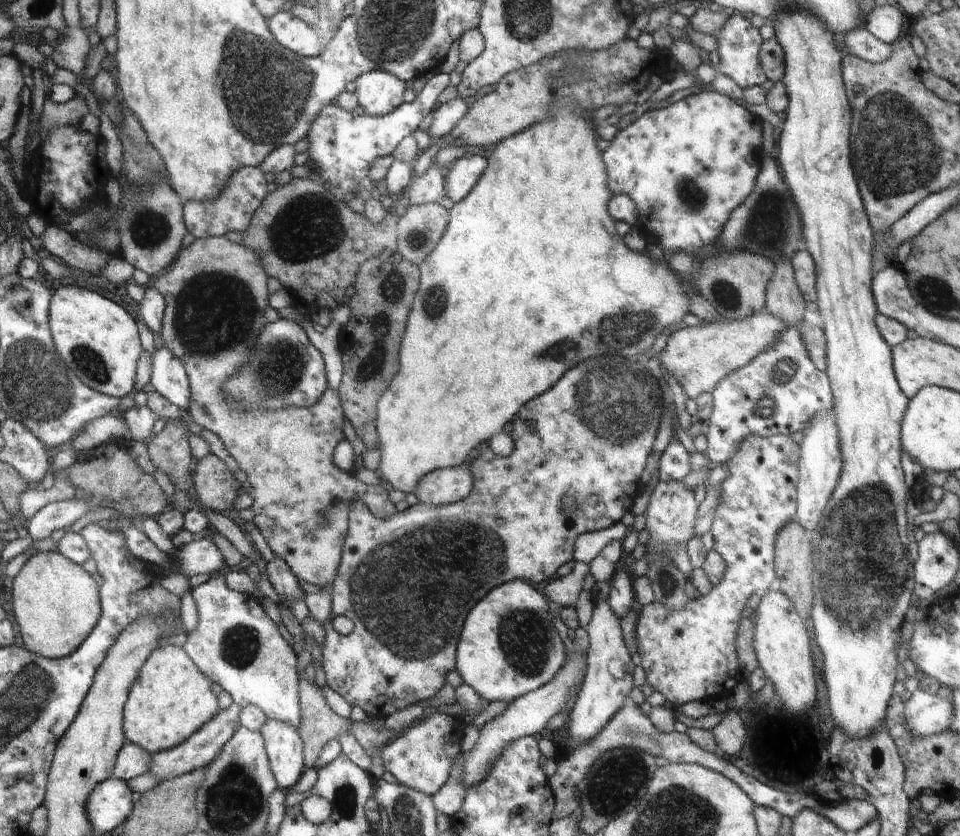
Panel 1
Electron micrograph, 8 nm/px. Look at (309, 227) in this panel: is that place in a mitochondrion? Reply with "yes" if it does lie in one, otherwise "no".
yes

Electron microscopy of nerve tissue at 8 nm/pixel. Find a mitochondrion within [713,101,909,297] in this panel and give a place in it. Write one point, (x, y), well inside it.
(769, 226)

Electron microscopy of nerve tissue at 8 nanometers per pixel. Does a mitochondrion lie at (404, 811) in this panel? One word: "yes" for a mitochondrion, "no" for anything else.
yes

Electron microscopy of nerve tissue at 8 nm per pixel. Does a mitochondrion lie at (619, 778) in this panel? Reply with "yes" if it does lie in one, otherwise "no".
yes

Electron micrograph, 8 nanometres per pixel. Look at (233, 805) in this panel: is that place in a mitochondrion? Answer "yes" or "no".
yes

